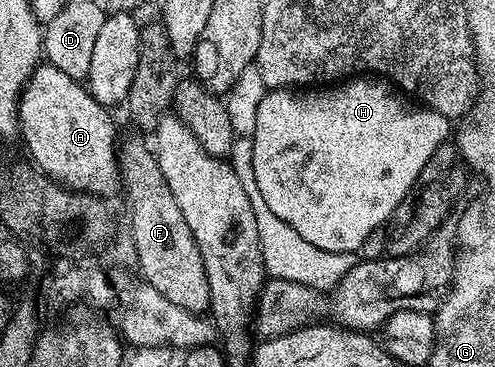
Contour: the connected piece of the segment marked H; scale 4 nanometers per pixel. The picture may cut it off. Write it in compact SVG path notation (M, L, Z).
M348 78L331 86L301 86L295 90L274 88L265 91L262 104L258 106L258 122L251 134L254 146L254 178L258 178L258 190L262 190L262 198L266 198L266 206L270 206L270 210L274 210L274 214L278 214L282 222L294 226L294 230L298 230L298 234L302 234L306 242L318 246L318 250L359 253L360 247L371 238L372 232L378 231L379 228L381 231L391 220L398 202L406 198L418 174L422 174L422 166L430 162L430 154L434 154L434 150L438 150L438 146L449 139L448 124L450 124L449 117L413 102L407 95L397 91L391 83L380 78Z

